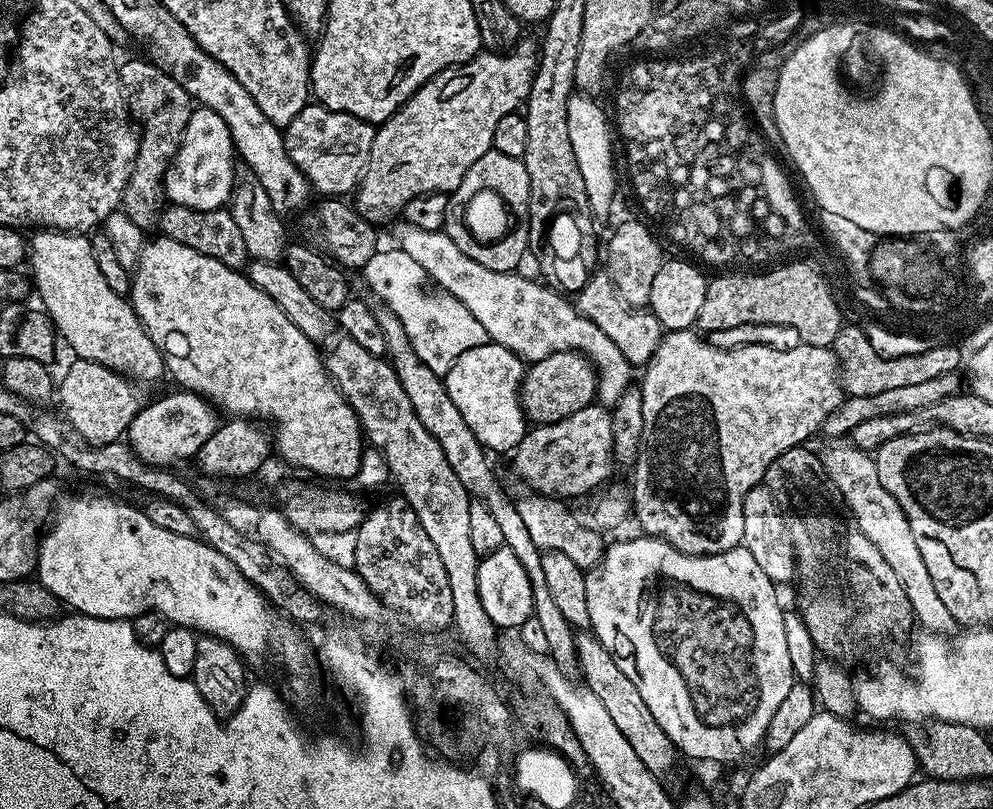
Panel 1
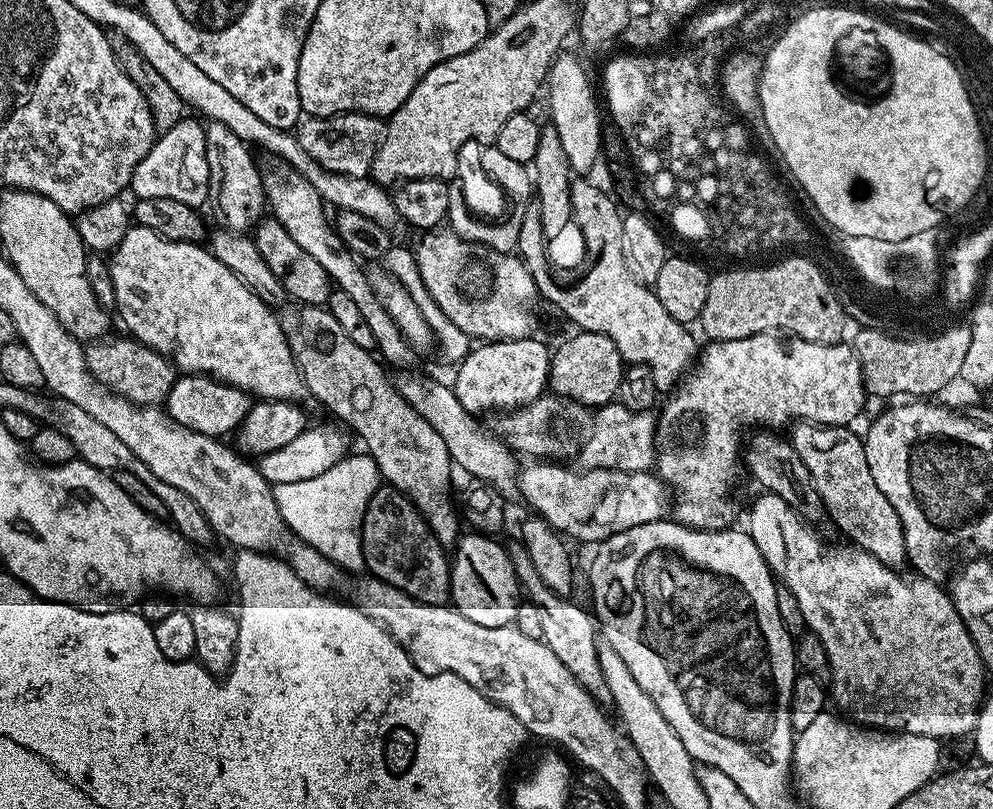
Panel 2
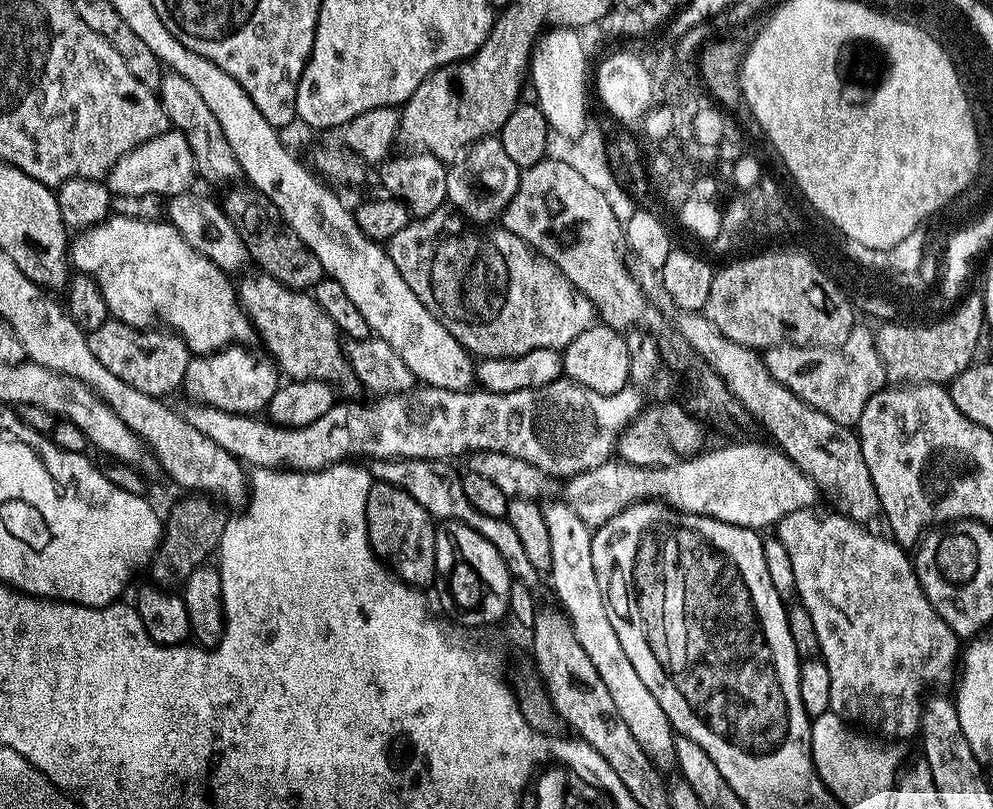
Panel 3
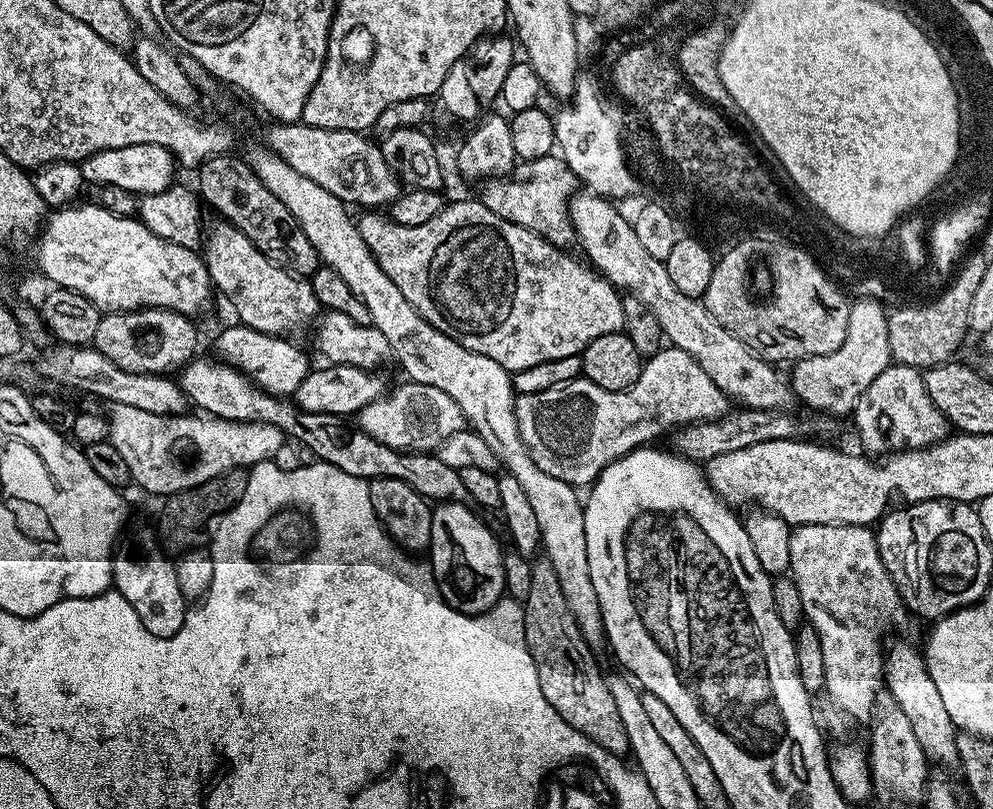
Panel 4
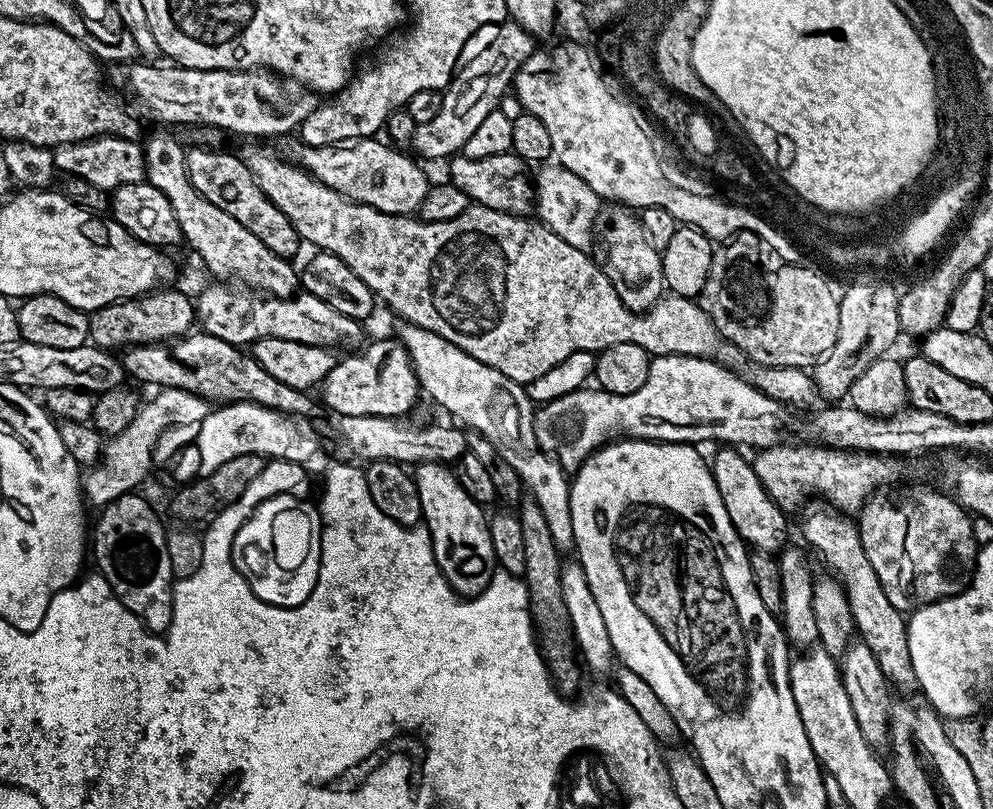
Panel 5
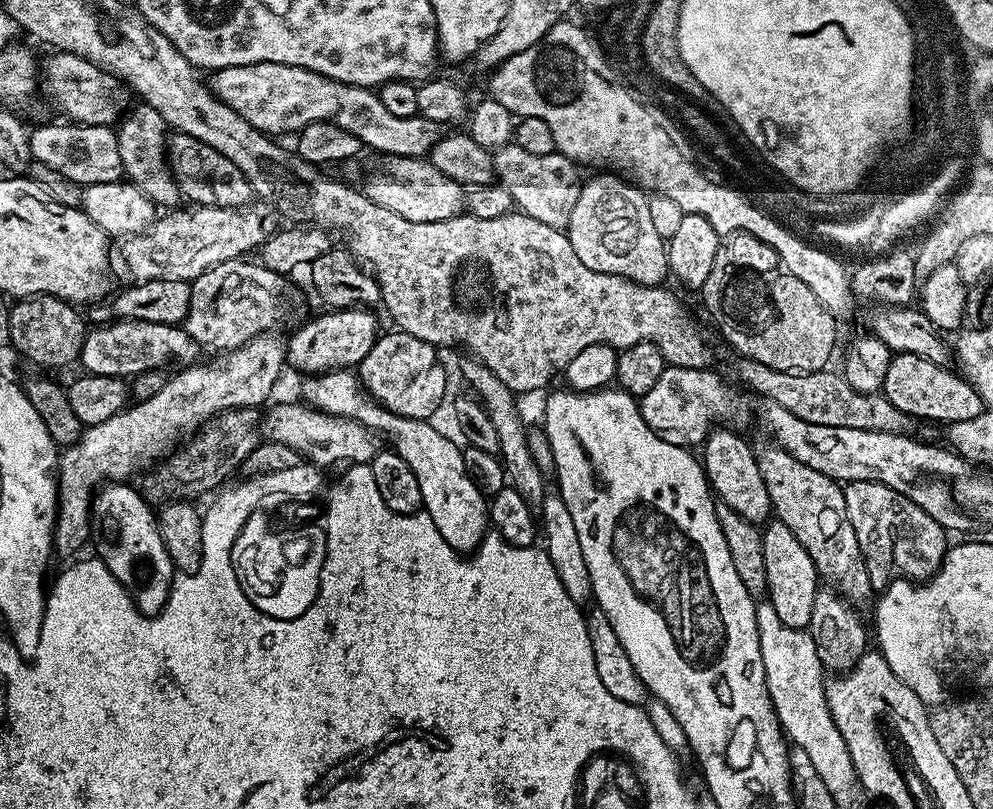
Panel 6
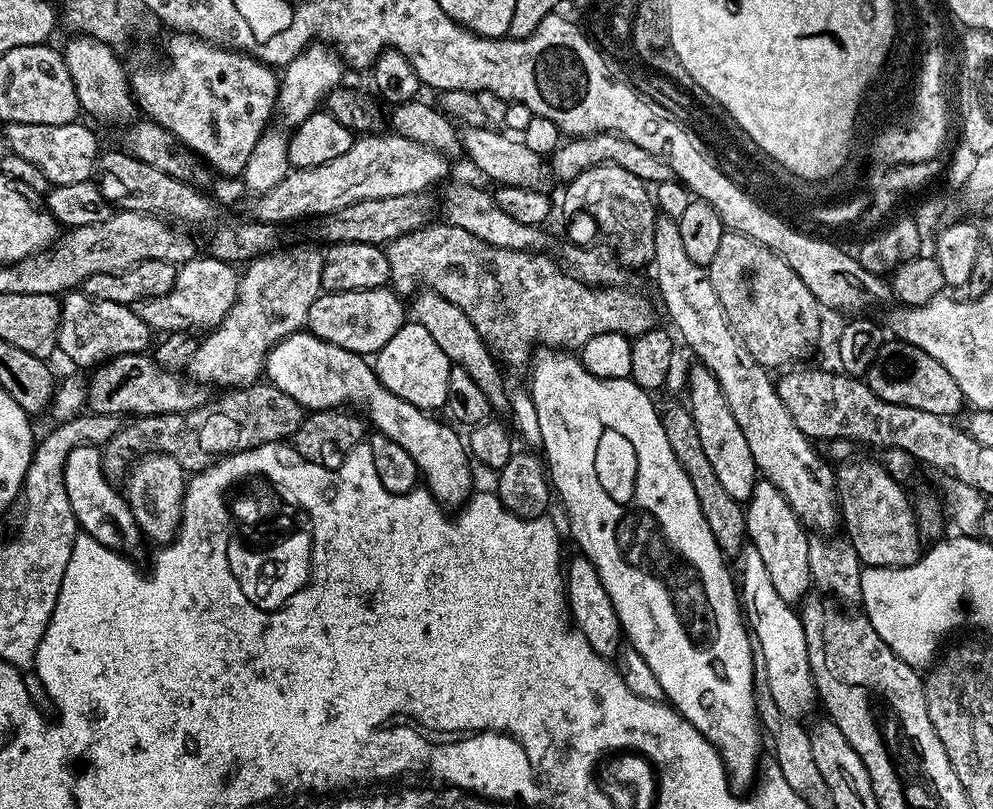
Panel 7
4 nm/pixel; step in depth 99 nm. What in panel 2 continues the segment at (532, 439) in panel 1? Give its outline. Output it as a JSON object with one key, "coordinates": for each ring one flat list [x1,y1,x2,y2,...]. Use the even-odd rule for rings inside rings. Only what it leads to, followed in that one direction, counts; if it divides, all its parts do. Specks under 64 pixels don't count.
{"coordinates":[[613,402,595,411,585,440,576,453,582,470,614,469,624,473,649,471,655,465,656,416,651,411,632,411]]}

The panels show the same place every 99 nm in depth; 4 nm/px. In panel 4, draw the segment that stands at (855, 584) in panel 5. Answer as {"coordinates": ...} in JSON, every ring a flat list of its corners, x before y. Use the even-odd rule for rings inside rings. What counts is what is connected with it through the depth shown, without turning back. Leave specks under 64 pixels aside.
{"coordinates":[[900,640,897,644,889,643,884,657,884,681,887,695,906,714,910,727,918,737,918,746,922,746,925,756,933,765,944,770,955,769,960,762,956,737,958,729,938,695,938,686,934,686,934,678,930,678,930,670,924,661,924,653,919,647]]}

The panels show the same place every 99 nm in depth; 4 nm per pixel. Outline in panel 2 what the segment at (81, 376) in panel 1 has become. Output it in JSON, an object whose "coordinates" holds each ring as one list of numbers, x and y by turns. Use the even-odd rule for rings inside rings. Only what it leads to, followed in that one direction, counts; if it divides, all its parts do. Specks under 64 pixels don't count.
{"coordinates":[[127,335,101,338,91,341,84,349,84,357,94,378,103,384,114,386,119,396,125,396,131,404,141,406,160,406,167,401,172,383,177,378,177,369,162,354],[113,339,113,340,112,340]]}

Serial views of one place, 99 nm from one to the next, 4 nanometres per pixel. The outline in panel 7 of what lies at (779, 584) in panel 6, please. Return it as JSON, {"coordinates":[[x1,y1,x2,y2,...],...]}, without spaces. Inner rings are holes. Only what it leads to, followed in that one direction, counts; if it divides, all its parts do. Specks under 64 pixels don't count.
{"coordinates":[[763,478,757,479,744,508,744,531,747,543,756,548,762,557,762,563,770,574,770,582,774,582,774,591,780,595,782,602,799,605,814,584,810,574,809,533,778,486]]}

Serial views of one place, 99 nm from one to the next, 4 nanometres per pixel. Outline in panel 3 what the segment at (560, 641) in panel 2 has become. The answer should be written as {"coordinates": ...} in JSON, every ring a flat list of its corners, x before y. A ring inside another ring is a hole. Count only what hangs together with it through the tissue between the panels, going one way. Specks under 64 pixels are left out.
{"coordinates":[[393,458,391,460,372,460,370,471,373,481,398,486,403,492,410,494,414,498,414,502,418,502,418,506,422,506,422,510,426,510,431,514,433,521,453,520,470,526,470,530,478,530,478,534,482,534,482,538,486,538,486,542,490,542,490,546,494,546,494,550,498,550,498,554,502,554,502,562,506,562,508,572,513,578,519,578,524,582,531,581,531,576,535,577,537,571,534,565,531,564,530,558,514,530,514,526,510,526,507,518,490,518,490,514,482,514,480,510,474,510,474,506,466,498,466,490,462,490,461,473,459,471,455,472,451,468,452,466,446,460,401,460]]}

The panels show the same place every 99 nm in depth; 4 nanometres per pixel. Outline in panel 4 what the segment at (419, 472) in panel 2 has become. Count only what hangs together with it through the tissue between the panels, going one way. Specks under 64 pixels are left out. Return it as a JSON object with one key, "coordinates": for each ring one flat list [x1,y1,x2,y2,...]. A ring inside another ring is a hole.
{"coordinates":[[219,223,213,226,209,236,207,233,202,255,208,265,213,289,232,303,235,319,262,334,282,337,306,327,308,323,311,325,322,312,318,298,314,298,311,283,305,277,295,276,270,262,270,258,266,258,266,254,262,254,262,250,258,250,258,246,254,246,254,242,250,242,250,238,246,238,246,234,233,224]]}

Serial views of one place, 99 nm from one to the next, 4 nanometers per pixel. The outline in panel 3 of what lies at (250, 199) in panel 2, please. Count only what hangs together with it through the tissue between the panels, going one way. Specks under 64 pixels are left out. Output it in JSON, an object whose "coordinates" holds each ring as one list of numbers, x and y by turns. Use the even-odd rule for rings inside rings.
{"coordinates":[[171,70,165,71,160,77,158,95,160,104,168,115,169,125,181,131,187,138,191,152,195,156,199,177,212,184,222,184,225,181,230,184,237,181,242,173,234,150,231,149,230,142,227,142,218,118,214,118,210,106,206,106,205,100,198,95,198,90,194,90,191,82,186,82,182,74],[236,178,237,180,234,180]]}

